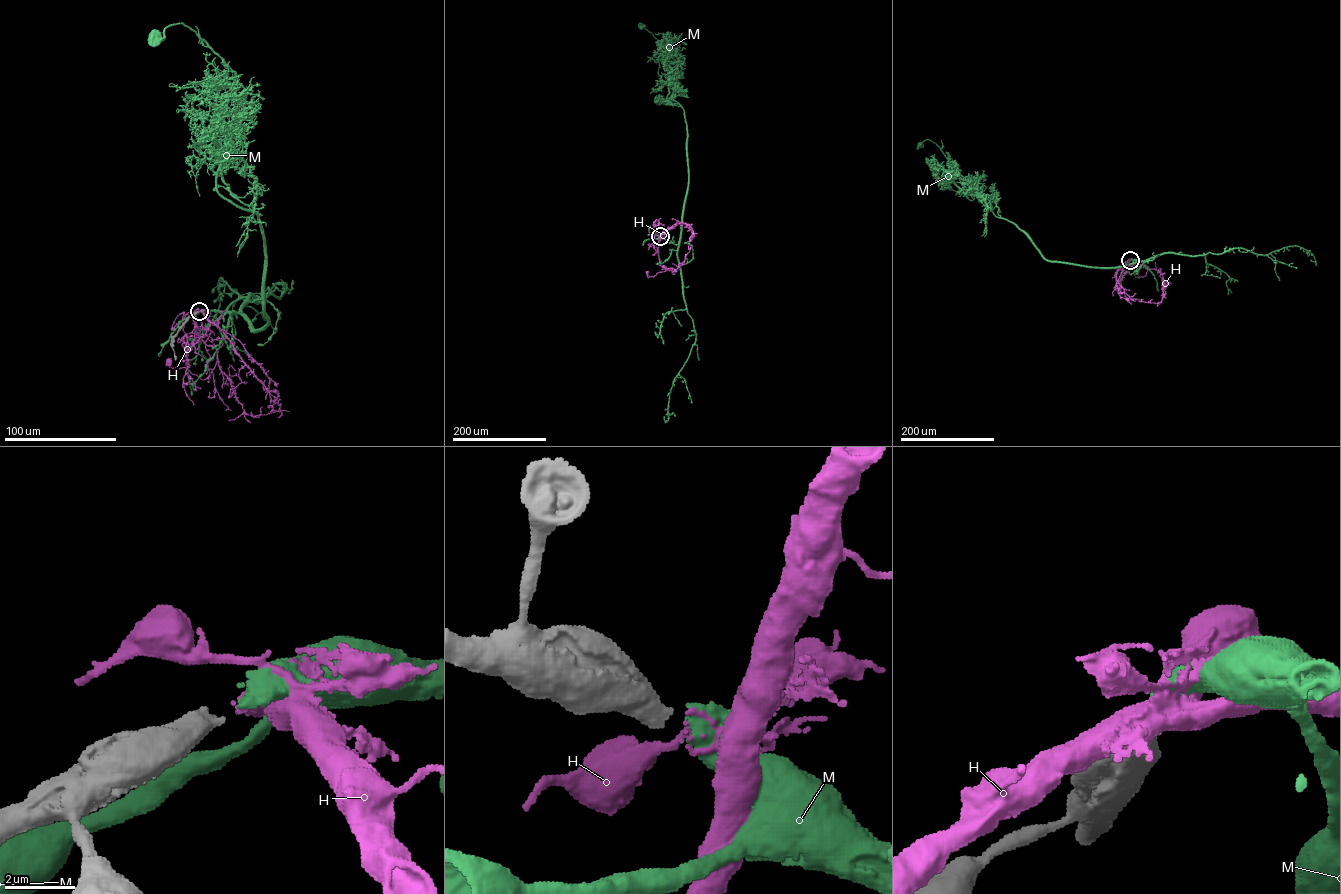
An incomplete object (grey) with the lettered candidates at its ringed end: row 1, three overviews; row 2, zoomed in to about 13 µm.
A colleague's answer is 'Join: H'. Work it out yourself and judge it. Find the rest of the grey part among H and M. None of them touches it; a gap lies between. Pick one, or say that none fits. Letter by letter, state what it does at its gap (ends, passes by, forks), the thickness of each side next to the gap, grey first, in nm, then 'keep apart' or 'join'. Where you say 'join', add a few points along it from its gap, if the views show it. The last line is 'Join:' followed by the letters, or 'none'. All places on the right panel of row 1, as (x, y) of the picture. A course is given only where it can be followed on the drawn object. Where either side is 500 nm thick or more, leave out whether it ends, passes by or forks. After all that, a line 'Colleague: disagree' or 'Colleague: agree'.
H: 500/140 nm | keep apart
M: 500/480 nm | join | via (1130, 259), (1048, 261), (986, 197), (955, 184), (935, 143), (920, 145)
Join: M
Colleague: disagree

